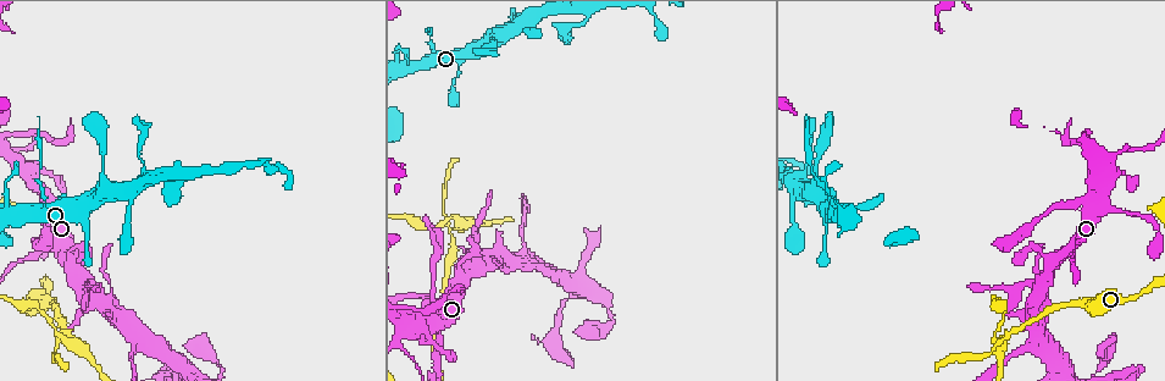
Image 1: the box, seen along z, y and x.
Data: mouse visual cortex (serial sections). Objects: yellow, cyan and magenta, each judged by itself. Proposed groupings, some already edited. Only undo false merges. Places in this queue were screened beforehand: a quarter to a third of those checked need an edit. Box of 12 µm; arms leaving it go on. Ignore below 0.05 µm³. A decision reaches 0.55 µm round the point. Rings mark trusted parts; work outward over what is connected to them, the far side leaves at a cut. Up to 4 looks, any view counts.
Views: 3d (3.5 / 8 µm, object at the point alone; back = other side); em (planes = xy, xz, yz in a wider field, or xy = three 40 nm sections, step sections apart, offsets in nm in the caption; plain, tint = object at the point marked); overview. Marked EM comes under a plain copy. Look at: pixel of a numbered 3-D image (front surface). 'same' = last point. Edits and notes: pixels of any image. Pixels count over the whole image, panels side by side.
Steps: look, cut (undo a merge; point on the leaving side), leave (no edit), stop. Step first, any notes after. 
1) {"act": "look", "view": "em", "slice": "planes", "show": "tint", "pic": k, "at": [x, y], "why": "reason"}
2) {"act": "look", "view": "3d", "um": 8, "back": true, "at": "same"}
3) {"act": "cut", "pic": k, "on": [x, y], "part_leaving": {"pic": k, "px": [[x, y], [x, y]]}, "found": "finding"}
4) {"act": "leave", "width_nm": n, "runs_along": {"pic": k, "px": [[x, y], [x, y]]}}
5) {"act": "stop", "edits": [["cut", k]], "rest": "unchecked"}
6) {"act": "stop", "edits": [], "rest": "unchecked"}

{"act": "look", "view": "3d", "um": 8, "pic": 1, "at": [1092, 194], "why": "abrupt turn"}

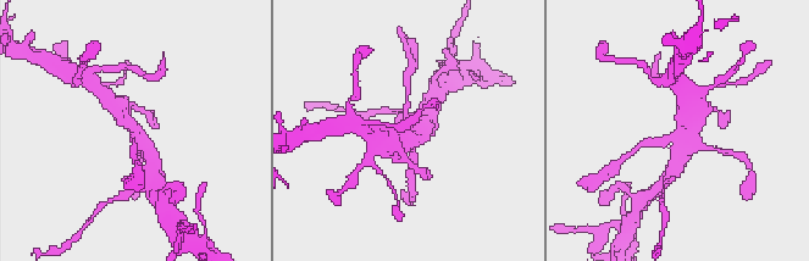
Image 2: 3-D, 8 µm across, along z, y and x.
{"act": "look", "view": "3d", "um": 3.5, "pic": 2, "at": [681, 137]}

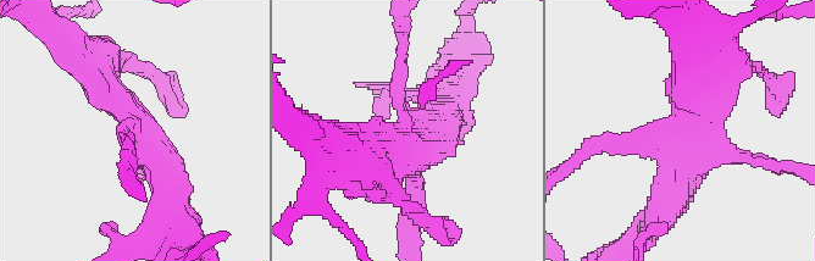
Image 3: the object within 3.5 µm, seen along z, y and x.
{"act": "leave", "runs_along": {"pic": 3, "px": [[441, 129], [426, 151], [403, 133], [403, 59]]}, "found": "all the same cell"}

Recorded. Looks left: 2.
{"act": "look", "view": "3d", "um": 3.5, "pic": 1, "at": [460, 223], "why": "sharp bend"}

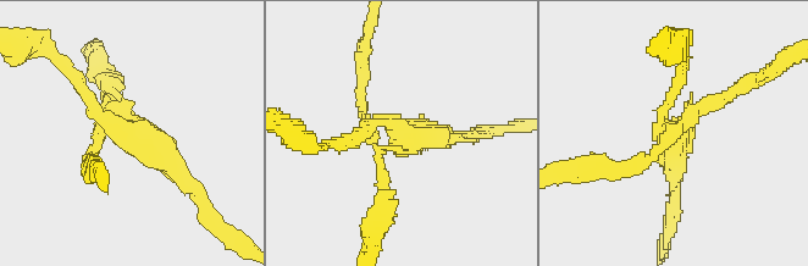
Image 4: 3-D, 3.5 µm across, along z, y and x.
{"act": "look", "view": "em", "slice": "xy", "step": 3, "show": "tint", "pic": 4, "at": [127, 133], "why": "now the EM"}

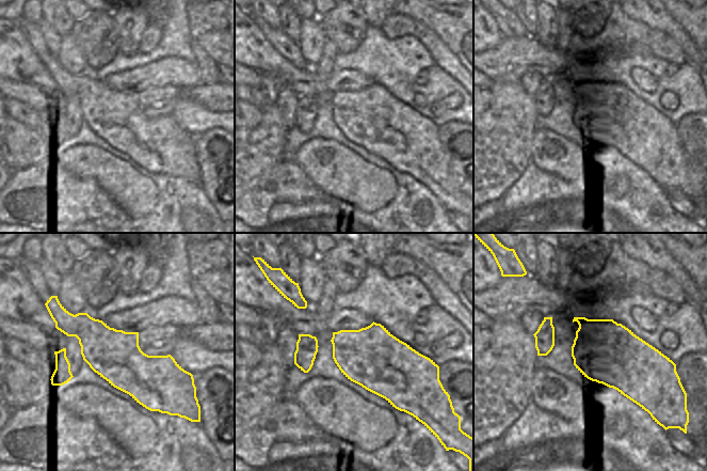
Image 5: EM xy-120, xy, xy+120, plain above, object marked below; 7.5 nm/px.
{"act": "cut", "pic": 4, "on": [147, 143], "arm_widths_nm": [150, 150, 150, 300], "part_leaving": {"pic": 4, "px": [[114, 116], [72, 75]]}, "found": "a second cell is stuck on"}

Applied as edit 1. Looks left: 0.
{"act": "stop", "edits": [["cut", 4]], "rest": "unchecked"}

